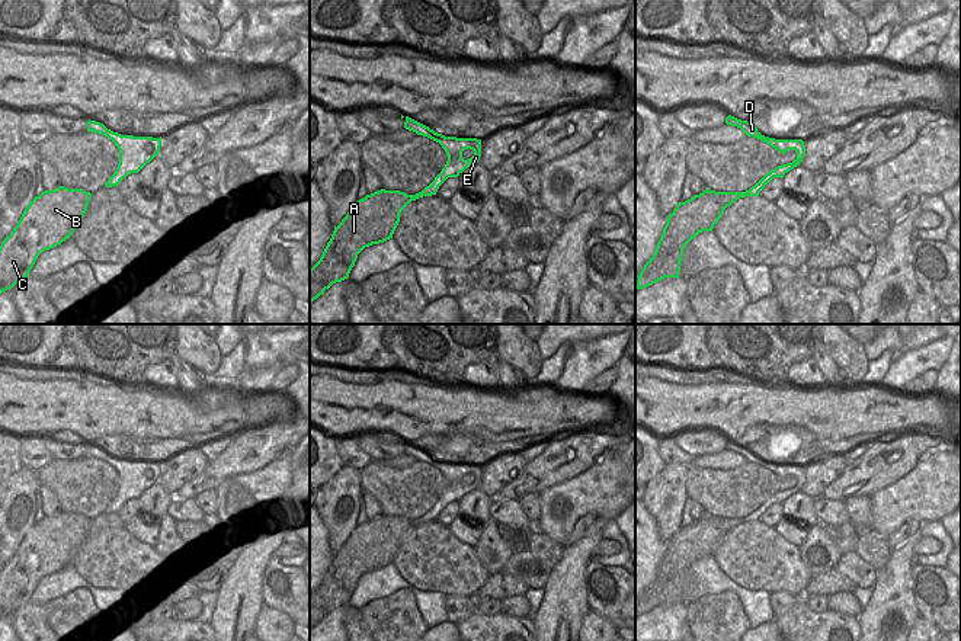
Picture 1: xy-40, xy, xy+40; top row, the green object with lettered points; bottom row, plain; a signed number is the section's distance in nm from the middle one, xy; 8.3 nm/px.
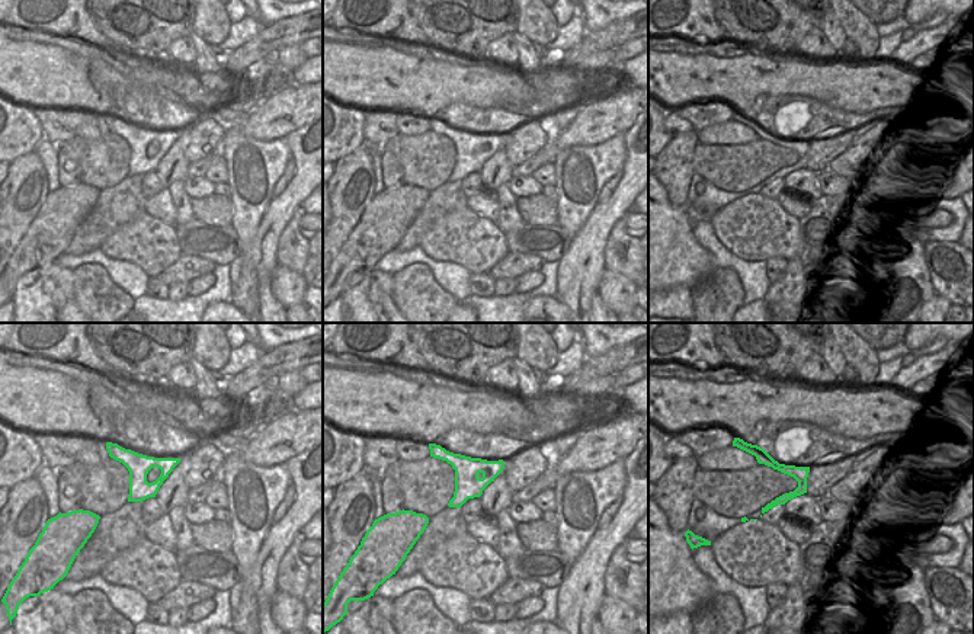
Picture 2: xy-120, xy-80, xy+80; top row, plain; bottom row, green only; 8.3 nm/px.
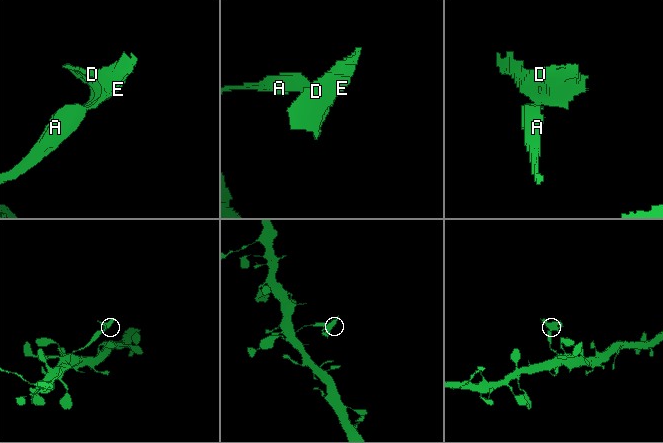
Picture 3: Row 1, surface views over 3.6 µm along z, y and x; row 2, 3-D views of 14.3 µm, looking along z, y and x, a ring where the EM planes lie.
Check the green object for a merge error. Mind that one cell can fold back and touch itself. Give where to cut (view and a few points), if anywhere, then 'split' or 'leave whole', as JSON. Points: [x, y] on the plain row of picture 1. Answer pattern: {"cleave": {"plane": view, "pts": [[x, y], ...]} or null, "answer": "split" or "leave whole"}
{"cleave": {"plane": "xy", "pts": [[419, 518], [422, 522]]}, "answer": "split"}

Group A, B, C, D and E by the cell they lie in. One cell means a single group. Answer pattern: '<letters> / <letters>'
A B C / D E

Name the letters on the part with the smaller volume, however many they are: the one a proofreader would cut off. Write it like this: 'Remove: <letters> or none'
Remove: D, E

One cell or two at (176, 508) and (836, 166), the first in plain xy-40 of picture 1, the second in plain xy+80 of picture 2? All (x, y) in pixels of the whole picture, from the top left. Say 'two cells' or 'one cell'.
two cells

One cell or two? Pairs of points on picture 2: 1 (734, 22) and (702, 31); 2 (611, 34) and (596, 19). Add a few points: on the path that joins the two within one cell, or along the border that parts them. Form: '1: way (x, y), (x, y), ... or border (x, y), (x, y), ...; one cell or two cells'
1: border (714, 15), (714, 19), (724, 32), (724, 39); two cells
2: border (633, 15), (586, 32); two cells

